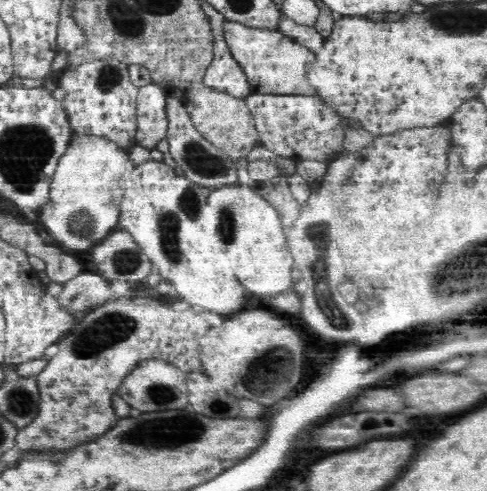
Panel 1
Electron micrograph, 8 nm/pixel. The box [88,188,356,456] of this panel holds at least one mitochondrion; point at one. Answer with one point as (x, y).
(155, 432)

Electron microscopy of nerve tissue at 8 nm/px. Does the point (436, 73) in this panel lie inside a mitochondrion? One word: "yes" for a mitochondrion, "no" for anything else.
no

